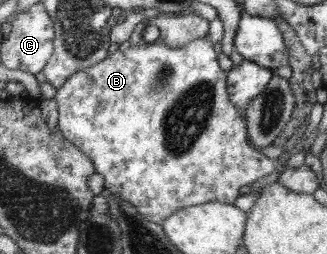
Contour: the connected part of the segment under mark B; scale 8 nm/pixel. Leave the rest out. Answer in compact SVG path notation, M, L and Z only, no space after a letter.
M208 35L201 39L195 39L194 42L185 44L184 47L173 48L164 44L145 43L145 45L139 47L129 47L125 52L115 51L113 54L107 55L107 58L101 60L101 62L83 67L81 71L75 71L67 84L63 84L61 88L57 88L57 91L55 91L54 102L58 107L59 129L64 134L65 139L70 140L74 145L78 145L88 157L91 157L91 160L94 160L97 172L104 178L105 189L123 197L123 200L134 205L137 212L142 213L144 217L147 217L150 221L155 221L157 224L161 225L167 218L175 214L175 211L183 210L185 207L194 207L215 201L233 204L239 196L241 186L250 186L253 180L267 176L279 169L279 166L283 170L285 167L305 165L307 152L304 150L294 151L285 163L279 163L249 145L245 110L251 102L254 102L255 98L263 94L270 83L273 72L269 68L263 68L254 62L243 59L240 64L234 64L226 73L223 68L219 67L217 56L217 50L215 50Z

